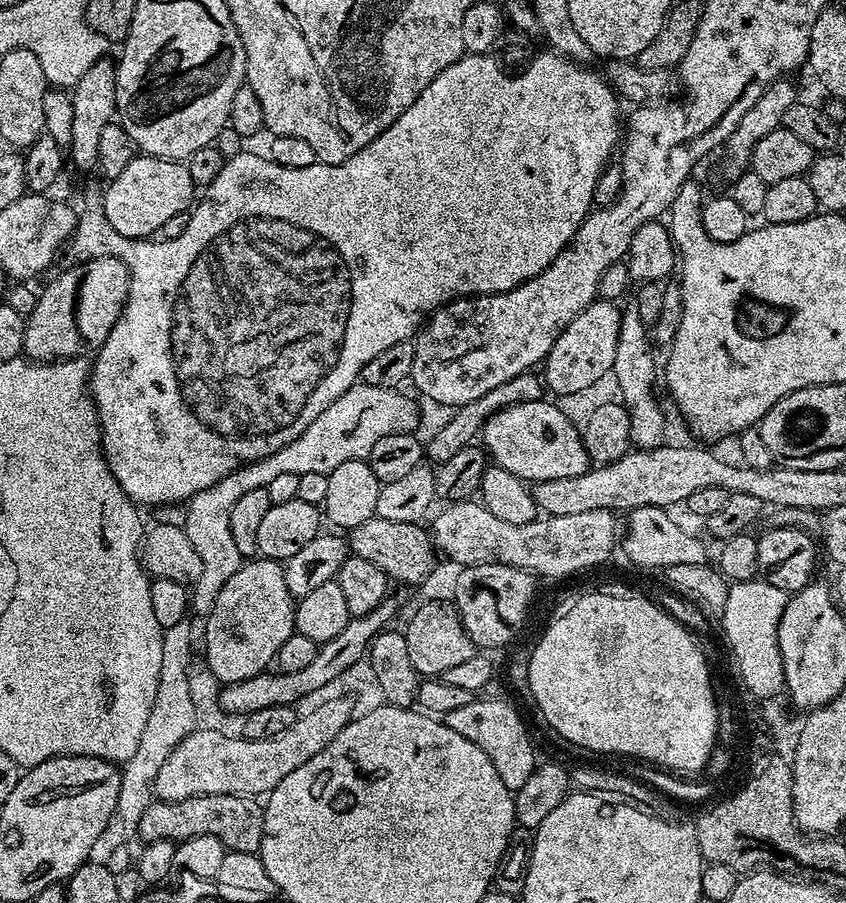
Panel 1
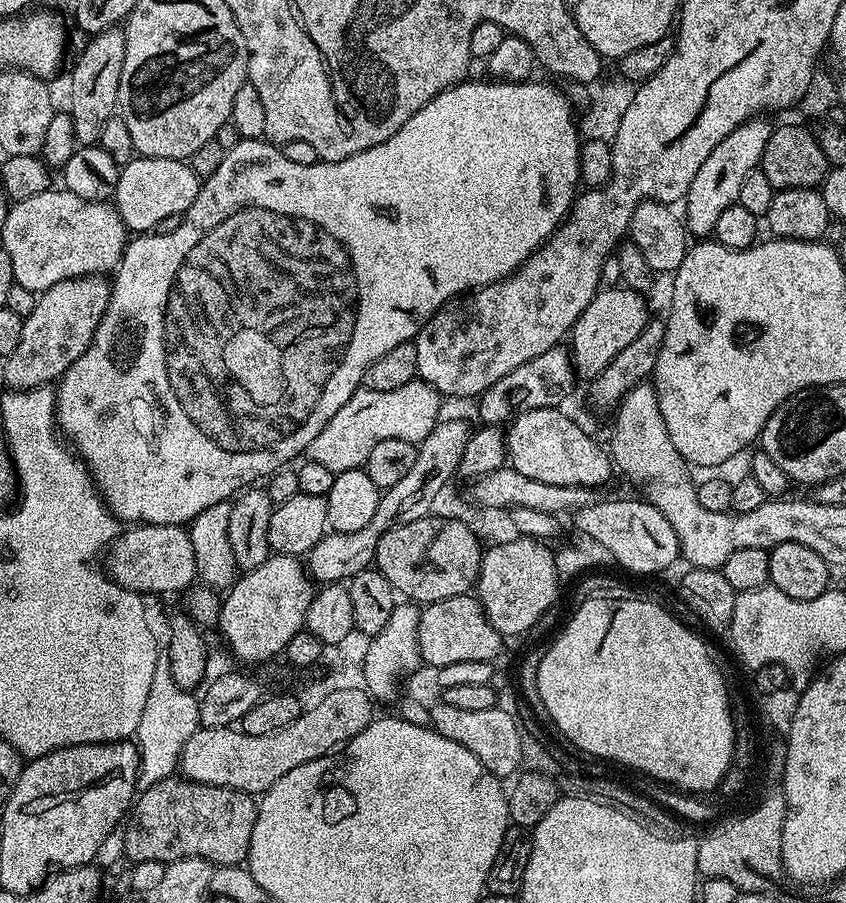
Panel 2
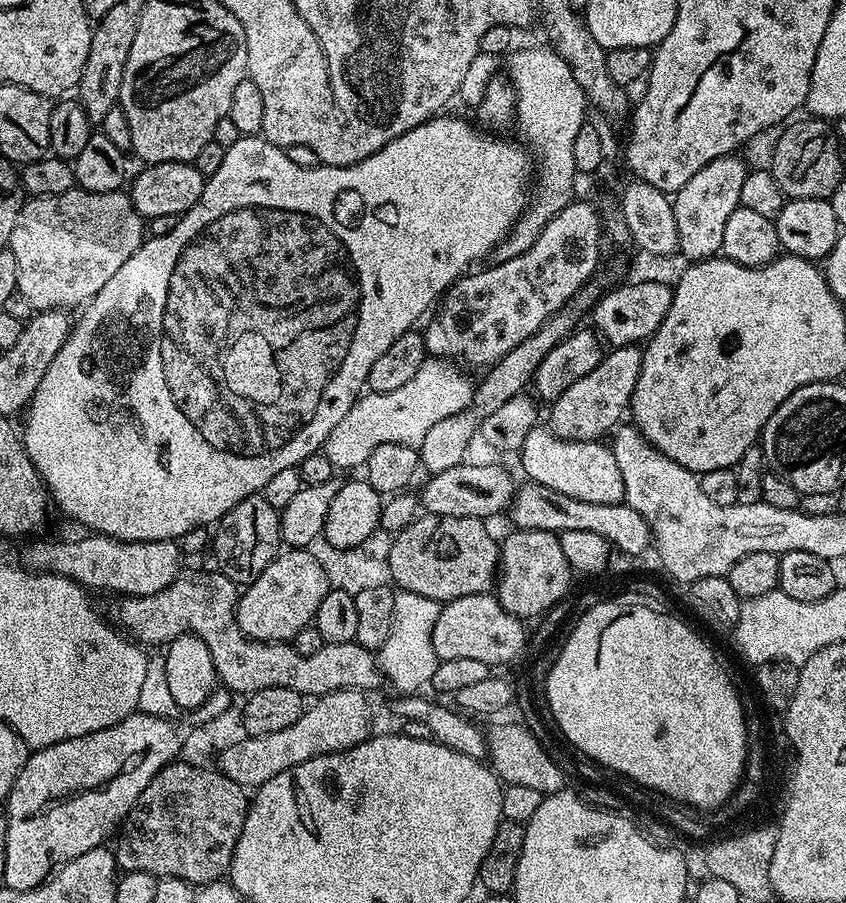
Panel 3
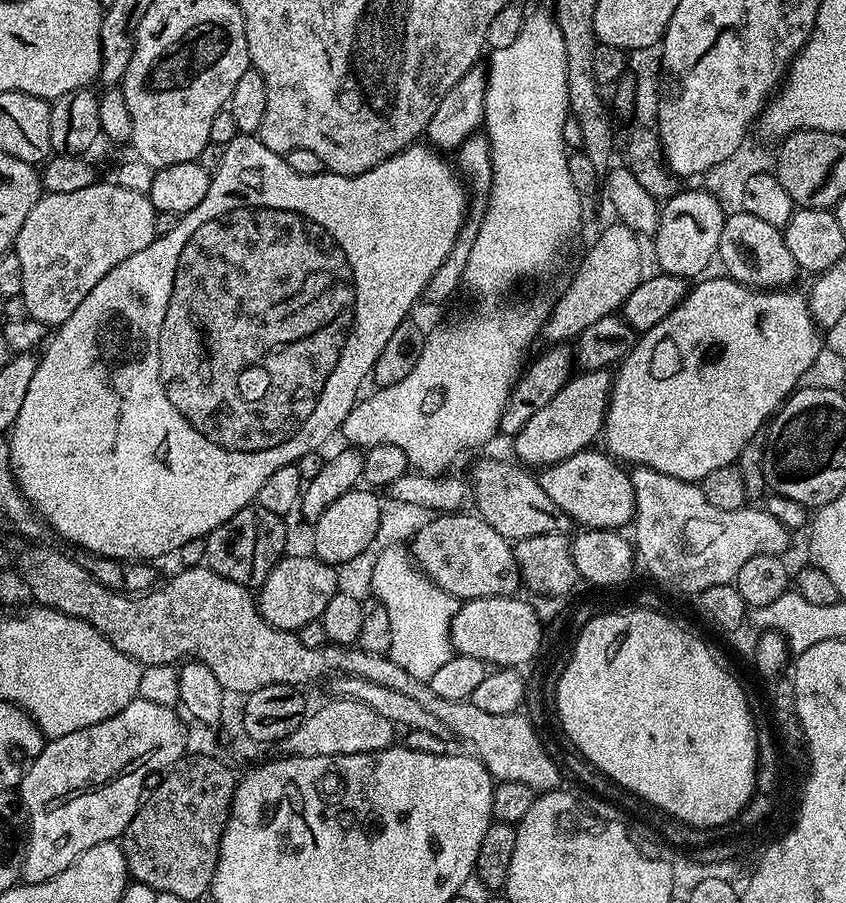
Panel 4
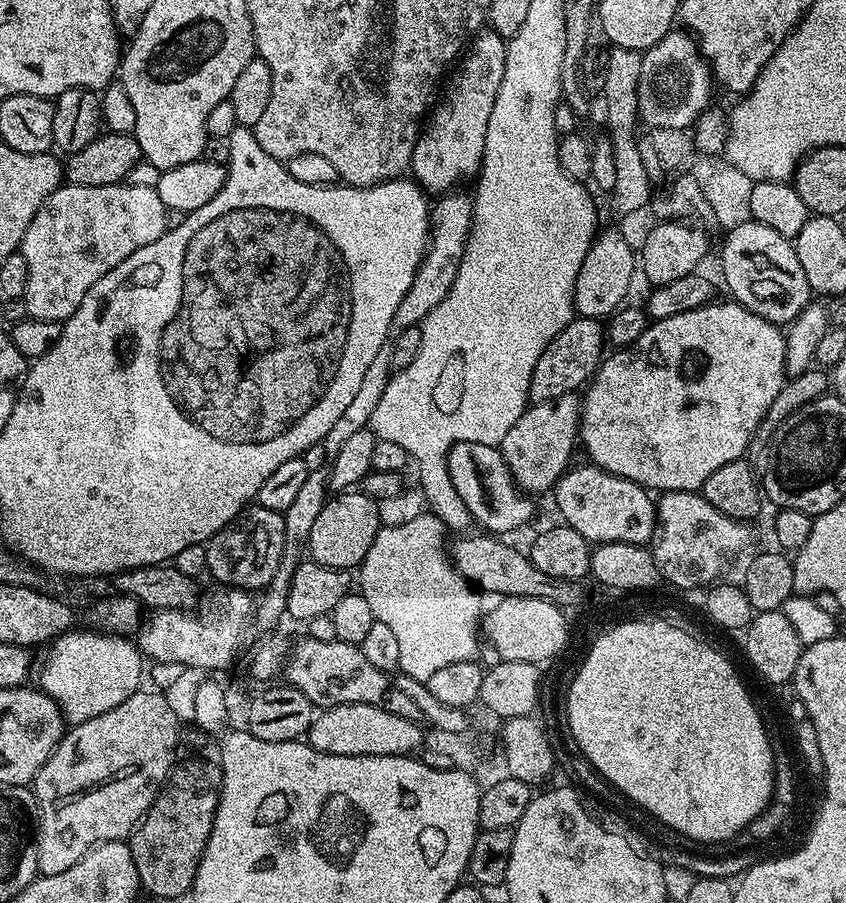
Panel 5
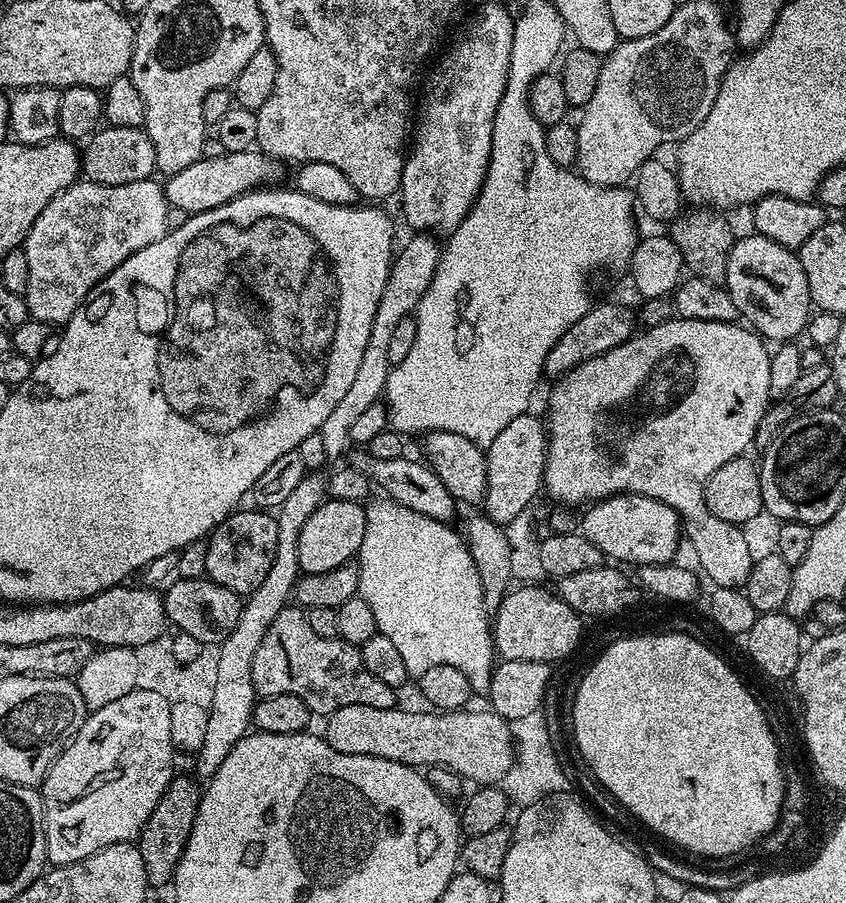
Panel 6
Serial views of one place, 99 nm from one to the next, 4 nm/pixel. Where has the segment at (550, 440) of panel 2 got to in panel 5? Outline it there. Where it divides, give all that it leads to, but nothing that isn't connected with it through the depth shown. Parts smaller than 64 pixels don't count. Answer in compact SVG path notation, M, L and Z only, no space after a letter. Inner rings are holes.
M585 463L585 468L569 467L554 489L559 519L578 530L589 544L626 543L647 545L656 534L656 500L649 489Z

